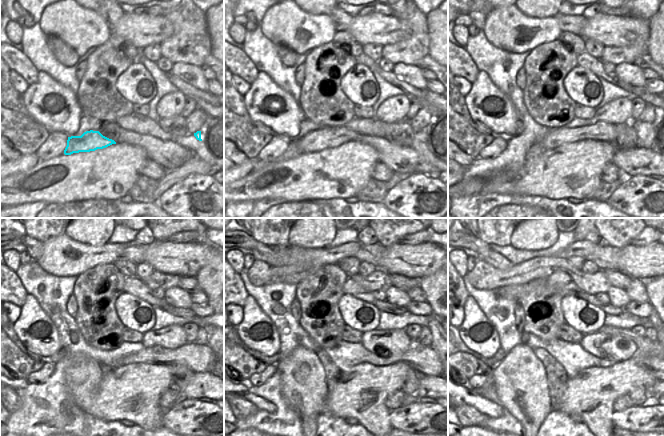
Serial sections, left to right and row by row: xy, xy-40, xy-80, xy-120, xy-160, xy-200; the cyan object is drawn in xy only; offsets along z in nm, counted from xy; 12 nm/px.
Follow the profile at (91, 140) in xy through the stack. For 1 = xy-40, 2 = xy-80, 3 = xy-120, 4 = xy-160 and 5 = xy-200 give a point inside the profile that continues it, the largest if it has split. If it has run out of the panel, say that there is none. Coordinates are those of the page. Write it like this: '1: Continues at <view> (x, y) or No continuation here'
1: Continues at xy-40 (323, 138)
2: Continues at xy-80 (601, 131)
3: Continues at xy-120 (198, 358)
4: Continues at xy-160 (423, 358)
5: Continues at xy-200 (651, 362).

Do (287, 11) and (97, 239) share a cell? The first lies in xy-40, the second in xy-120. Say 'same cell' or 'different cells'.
different cells

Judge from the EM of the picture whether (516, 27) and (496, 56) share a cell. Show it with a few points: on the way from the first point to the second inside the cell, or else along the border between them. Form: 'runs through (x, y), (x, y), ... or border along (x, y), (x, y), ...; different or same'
border along (484, 33), (496, 47), (524, 53); different

